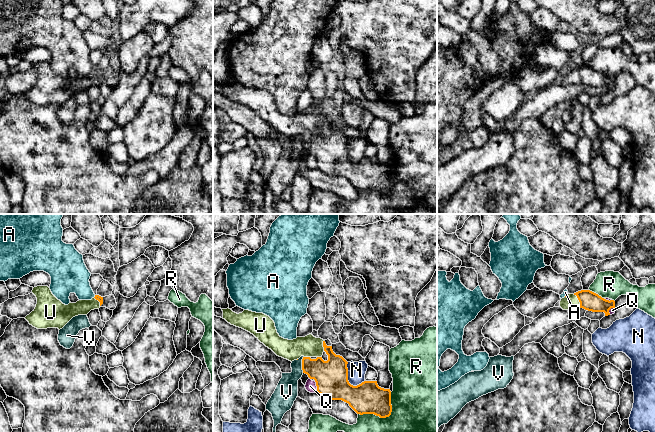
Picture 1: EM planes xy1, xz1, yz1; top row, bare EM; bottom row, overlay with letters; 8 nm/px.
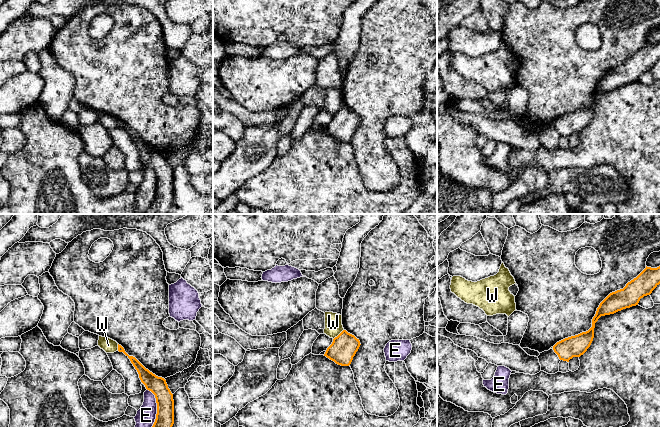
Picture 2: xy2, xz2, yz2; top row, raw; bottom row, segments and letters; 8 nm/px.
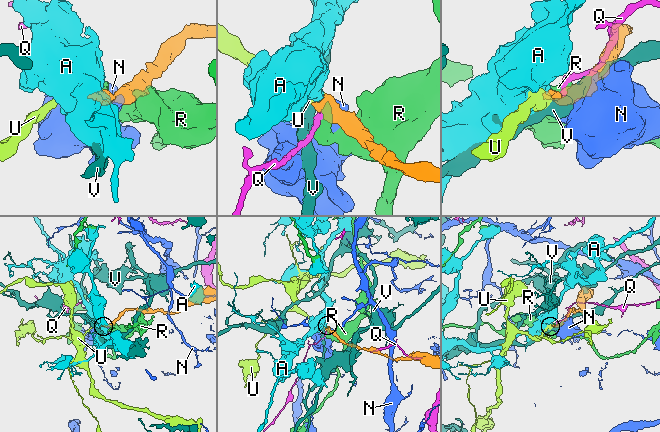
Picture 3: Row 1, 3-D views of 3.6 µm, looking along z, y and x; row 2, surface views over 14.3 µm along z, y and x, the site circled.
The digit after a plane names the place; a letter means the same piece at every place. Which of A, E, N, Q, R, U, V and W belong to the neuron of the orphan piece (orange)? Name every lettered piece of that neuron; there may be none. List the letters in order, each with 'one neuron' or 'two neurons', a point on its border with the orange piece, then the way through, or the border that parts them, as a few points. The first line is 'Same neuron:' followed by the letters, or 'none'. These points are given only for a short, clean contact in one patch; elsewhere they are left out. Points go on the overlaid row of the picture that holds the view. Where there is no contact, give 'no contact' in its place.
Same neuron: U
A: two neurons; meets orange in yz1 at (566, 295); border along yz1 (567, 293), (564, 296)
E: two neurons; meets orange in xy2 at (157, 407)
N: two neurons; meets orange in xz1 at (347, 376); border along xz1 (347, 362), (347, 380), (356, 386)
Q: two neurons; meets orange in xz1 at (316, 385); border along xz1 (314, 379), (317, 391)
R: two neurons; meets orange in xz1 at (385, 417)
U: one neuron; meets orange in yz1 at (578, 299); runs through yz1 (590, 301), (578, 299), (572, 302)
V: two neurons; meets orange in xz1 at (302, 364); border along xz1 (303, 356), (302, 372)
W: two neurons; meets orange in xz2 at (339, 334); border along xz2 (343, 329), (333, 339)

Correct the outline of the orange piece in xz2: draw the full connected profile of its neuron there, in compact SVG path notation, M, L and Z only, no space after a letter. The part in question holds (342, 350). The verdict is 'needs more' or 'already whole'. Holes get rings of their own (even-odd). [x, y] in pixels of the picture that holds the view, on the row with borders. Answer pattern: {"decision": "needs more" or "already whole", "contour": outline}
{"decision": "already whole", "contour": "M343 330L333 339L324 356L338 365L349 366L360 345L359 339L346 330Z"}

